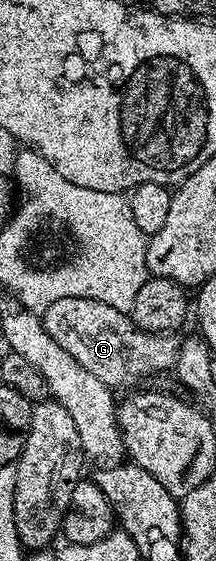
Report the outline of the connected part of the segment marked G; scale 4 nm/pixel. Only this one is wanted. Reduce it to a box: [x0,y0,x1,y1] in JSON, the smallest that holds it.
[40,300,180,388]

